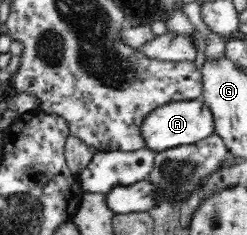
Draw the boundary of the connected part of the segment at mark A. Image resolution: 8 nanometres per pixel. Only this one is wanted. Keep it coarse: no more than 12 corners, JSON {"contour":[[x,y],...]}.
{"contour":[[200,99],[168,103],[143,123],[147,148],[160,151],[215,134]]}

